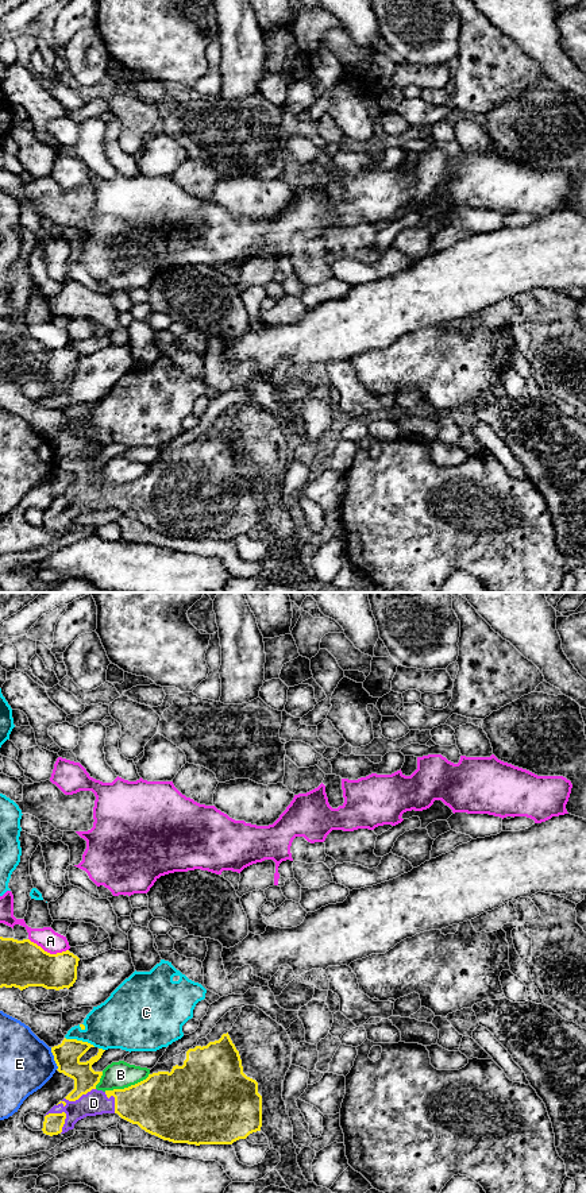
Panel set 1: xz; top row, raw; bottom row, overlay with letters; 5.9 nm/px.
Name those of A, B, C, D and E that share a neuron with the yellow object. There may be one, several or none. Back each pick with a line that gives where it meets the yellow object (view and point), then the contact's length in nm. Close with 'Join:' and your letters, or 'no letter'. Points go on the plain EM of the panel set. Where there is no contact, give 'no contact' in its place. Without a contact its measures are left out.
D: xz (76, 494) | 260 nm
Join: D

